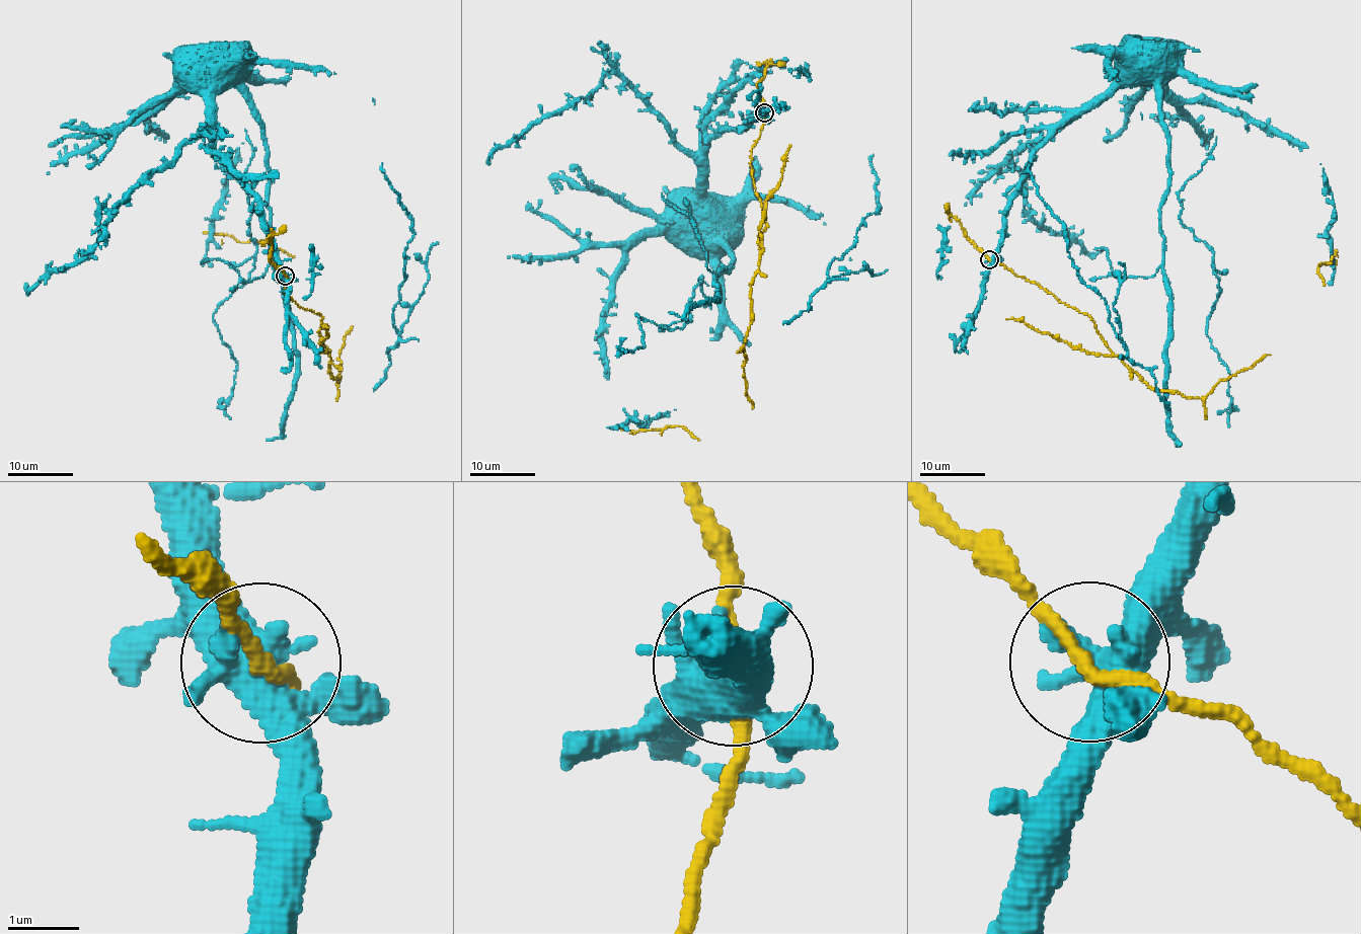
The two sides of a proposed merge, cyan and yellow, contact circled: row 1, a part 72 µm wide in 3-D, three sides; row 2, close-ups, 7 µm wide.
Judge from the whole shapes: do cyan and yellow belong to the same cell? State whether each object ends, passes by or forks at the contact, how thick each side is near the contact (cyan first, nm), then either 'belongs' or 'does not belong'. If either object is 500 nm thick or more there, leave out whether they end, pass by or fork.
cyan forks there; yellow passes by; 480 nm thick on the cyan side, 190 nm on the other; belongs

